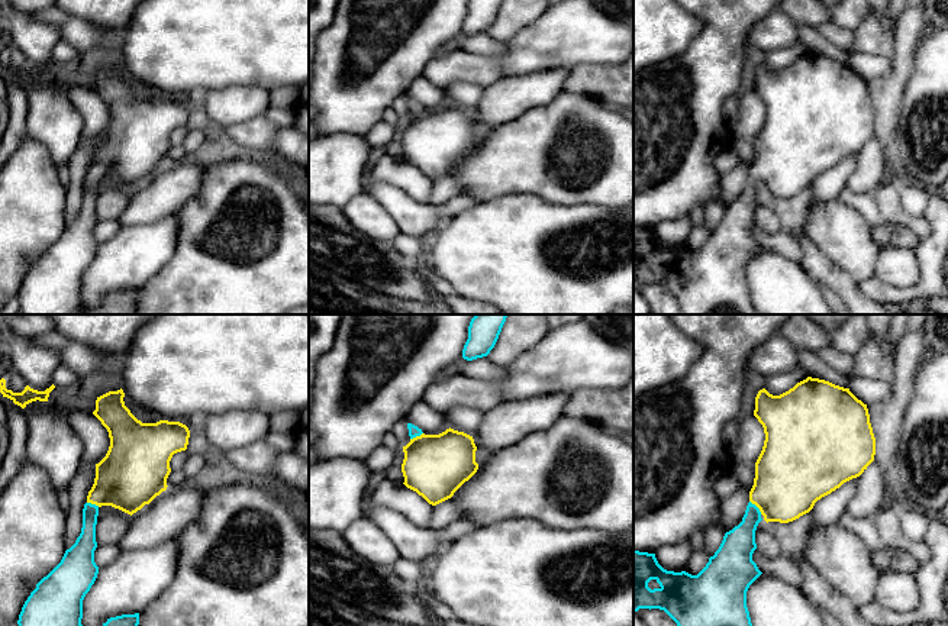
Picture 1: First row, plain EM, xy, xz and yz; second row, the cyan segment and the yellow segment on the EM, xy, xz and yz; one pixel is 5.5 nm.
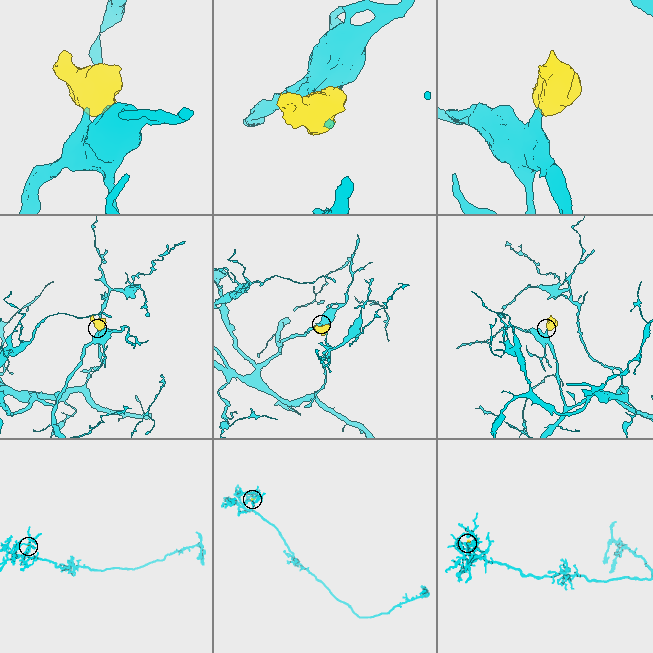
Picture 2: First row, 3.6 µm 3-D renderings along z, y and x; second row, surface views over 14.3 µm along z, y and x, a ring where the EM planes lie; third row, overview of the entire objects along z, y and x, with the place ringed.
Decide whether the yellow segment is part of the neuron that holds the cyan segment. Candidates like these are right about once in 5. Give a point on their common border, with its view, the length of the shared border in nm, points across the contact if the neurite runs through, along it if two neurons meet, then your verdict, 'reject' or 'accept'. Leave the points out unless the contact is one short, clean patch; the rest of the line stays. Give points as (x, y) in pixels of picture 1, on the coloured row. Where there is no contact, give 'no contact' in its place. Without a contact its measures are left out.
contact yz (757, 507); length 100 nm; way yz (738, 545), (757, 507), (790, 477); accept

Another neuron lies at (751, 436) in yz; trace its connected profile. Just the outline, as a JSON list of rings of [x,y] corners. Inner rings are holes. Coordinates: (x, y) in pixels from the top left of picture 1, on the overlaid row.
[[[754,414],[741,422],[739,441],[731,454],[731,471],[741,485],[751,491],[755,478],[755,462],[762,451],[765,433]]]

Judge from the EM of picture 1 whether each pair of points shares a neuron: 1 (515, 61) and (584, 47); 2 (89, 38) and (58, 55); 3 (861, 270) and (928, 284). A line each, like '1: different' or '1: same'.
1: same
2: different
3: different

